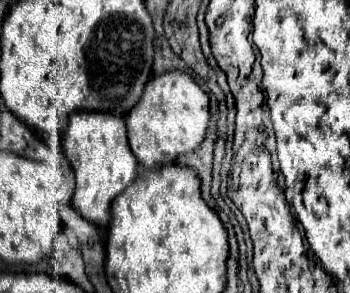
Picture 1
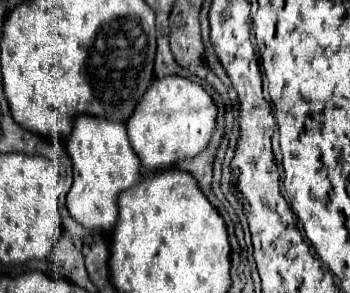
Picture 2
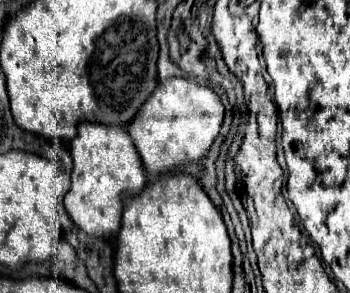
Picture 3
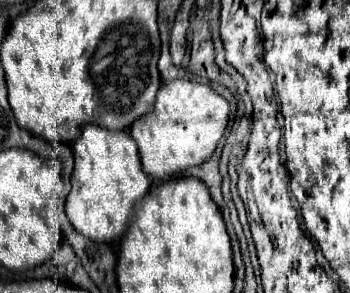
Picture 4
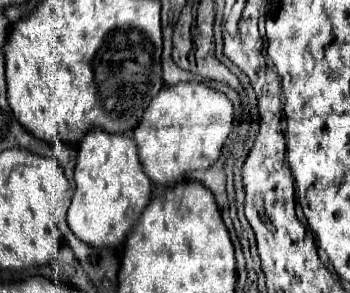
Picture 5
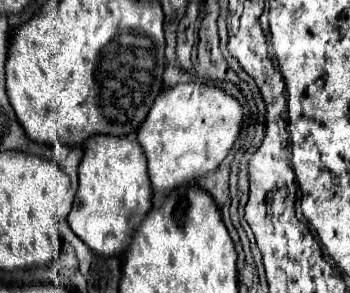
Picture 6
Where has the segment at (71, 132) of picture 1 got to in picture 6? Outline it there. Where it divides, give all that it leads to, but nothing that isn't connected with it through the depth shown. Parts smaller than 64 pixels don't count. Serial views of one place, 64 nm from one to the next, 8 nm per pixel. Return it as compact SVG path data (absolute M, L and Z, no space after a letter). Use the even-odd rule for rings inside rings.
M90 136L78 166L78 192L68 214L72 232L94 252L102 252L104 256L122 254L150 206L152 184L146 174L146 160L140 144L126 136Z

